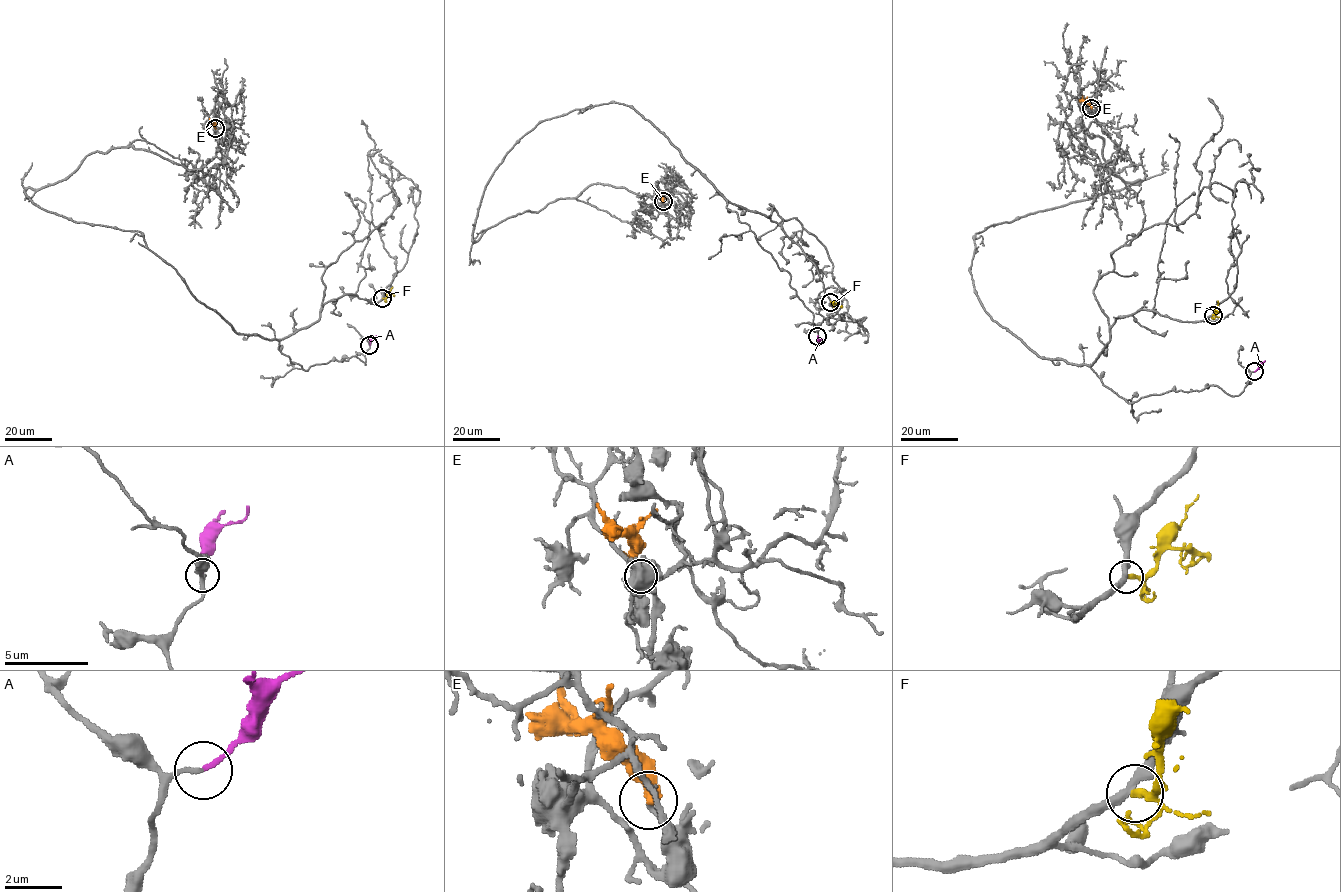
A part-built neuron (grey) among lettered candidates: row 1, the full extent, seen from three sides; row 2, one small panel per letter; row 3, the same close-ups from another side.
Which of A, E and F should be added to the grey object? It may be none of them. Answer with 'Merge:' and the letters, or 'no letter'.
Merge: A

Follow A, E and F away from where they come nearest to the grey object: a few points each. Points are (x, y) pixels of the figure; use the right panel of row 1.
A: (1254, 372), (1259, 365), (1258, 359)
E: (1090, 108), (1082, 95)
F: (1213, 314), (1218, 301)

